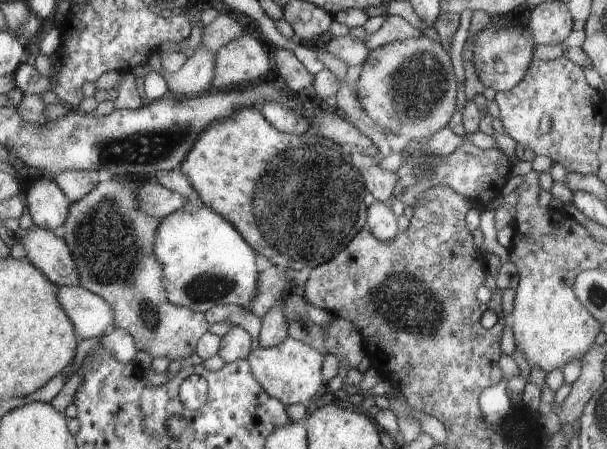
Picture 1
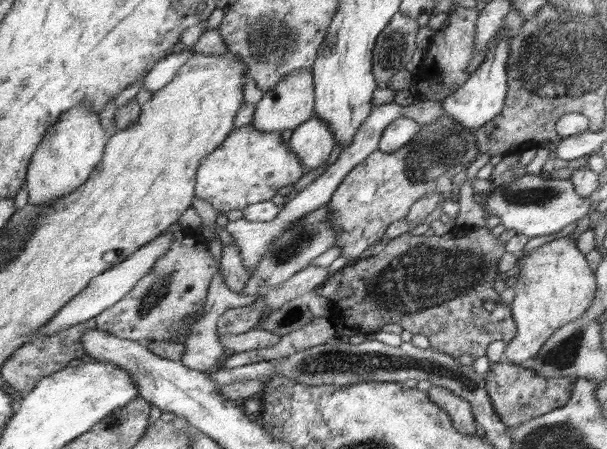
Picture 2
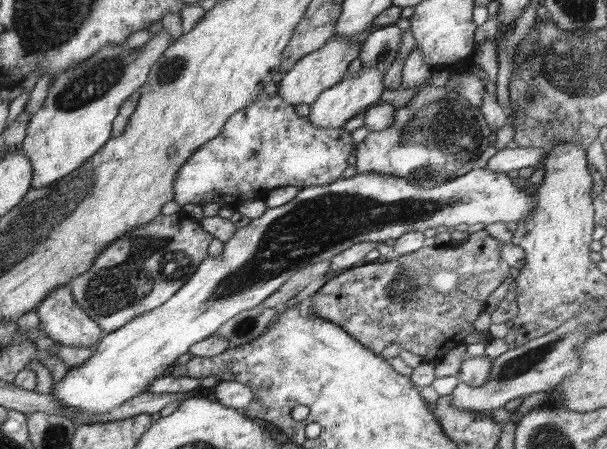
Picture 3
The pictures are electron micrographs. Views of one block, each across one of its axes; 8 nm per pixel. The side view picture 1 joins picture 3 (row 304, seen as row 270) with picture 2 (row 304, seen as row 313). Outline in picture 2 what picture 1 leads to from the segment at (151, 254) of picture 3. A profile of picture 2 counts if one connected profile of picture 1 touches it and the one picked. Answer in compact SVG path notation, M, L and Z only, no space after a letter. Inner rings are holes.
M174 224L166 231L172 234L168 252L156 259L152 270L124 298L95 318L98 329L139 342L185 342L188 324L183 320L204 306L212 279L218 274L220 266L218 260L212 257L207 243L190 236L185 228Z

